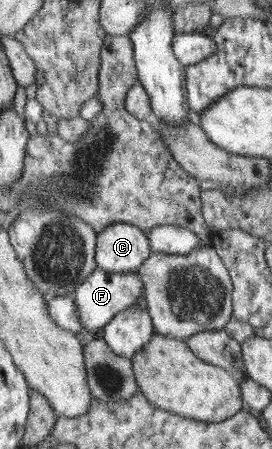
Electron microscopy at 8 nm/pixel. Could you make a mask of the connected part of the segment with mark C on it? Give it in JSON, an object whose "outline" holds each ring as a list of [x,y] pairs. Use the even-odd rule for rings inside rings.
{"outline":[[[113,223],[98,233],[98,267],[111,273],[136,273],[153,254],[150,237],[138,226]]]}

